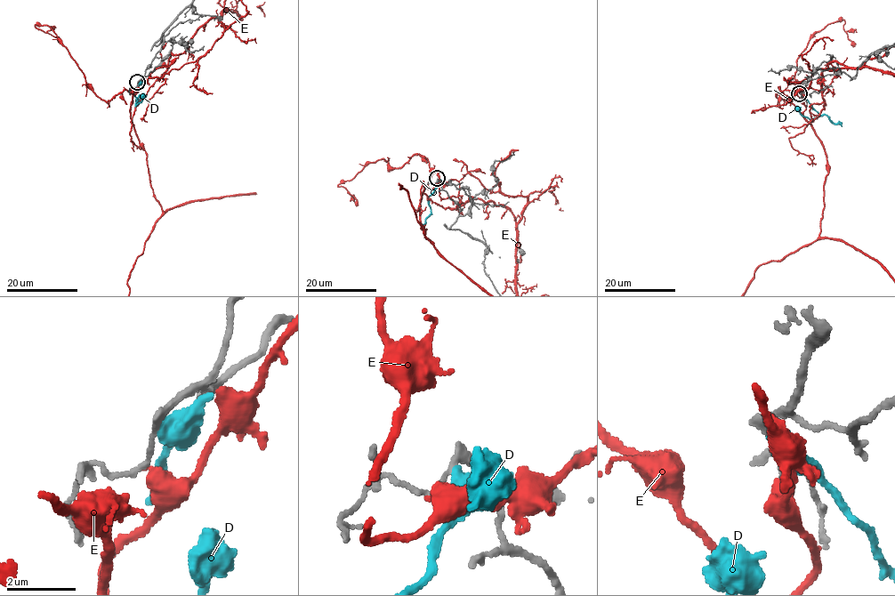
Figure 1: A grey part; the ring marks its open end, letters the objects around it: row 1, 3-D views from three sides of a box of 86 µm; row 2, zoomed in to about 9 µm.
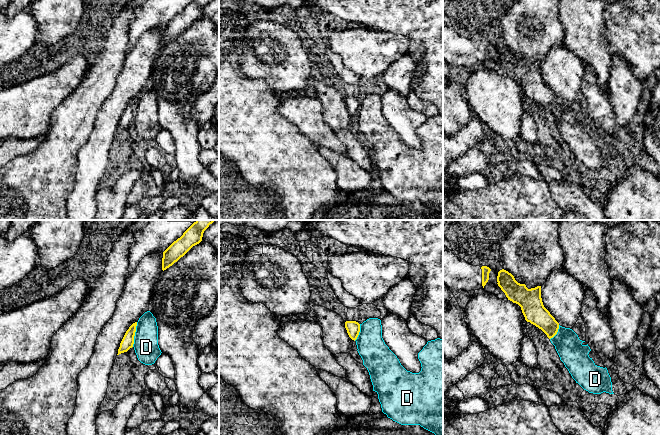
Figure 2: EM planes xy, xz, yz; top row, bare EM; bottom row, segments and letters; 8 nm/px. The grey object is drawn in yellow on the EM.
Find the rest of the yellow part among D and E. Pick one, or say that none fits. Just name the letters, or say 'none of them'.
none of them

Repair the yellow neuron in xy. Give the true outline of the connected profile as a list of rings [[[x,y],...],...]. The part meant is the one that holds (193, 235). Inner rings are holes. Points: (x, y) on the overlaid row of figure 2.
[[[196,220],[183,235],[174,241],[164,252],[162,270],[166,270],[183,257],[193,246],[202,241],[204,231],[214,220]]]

